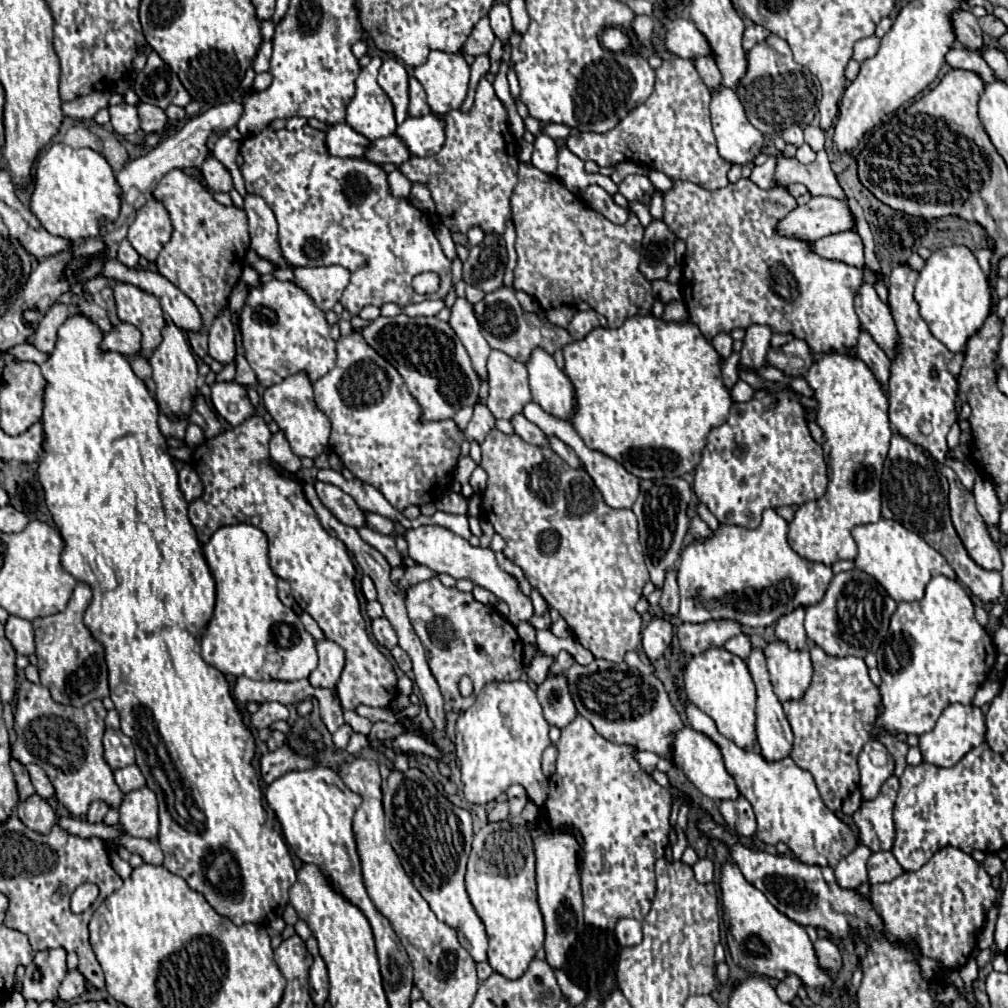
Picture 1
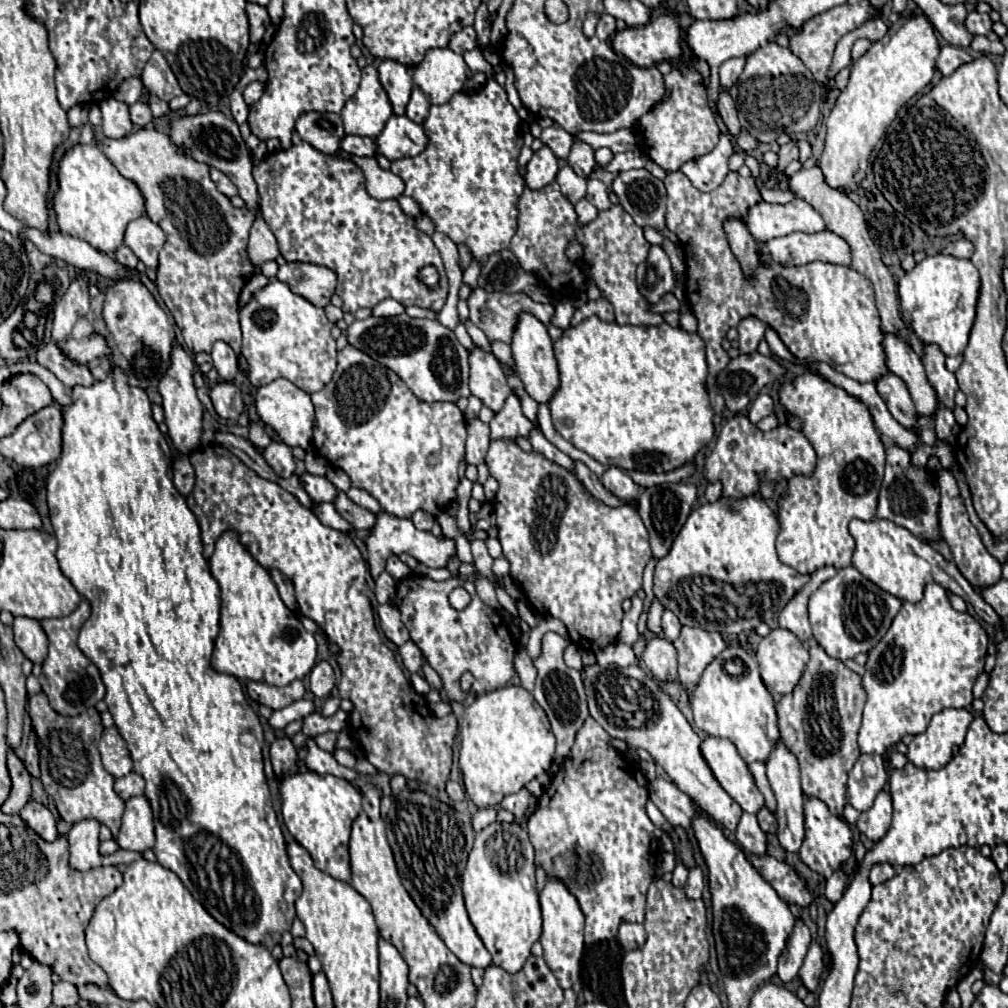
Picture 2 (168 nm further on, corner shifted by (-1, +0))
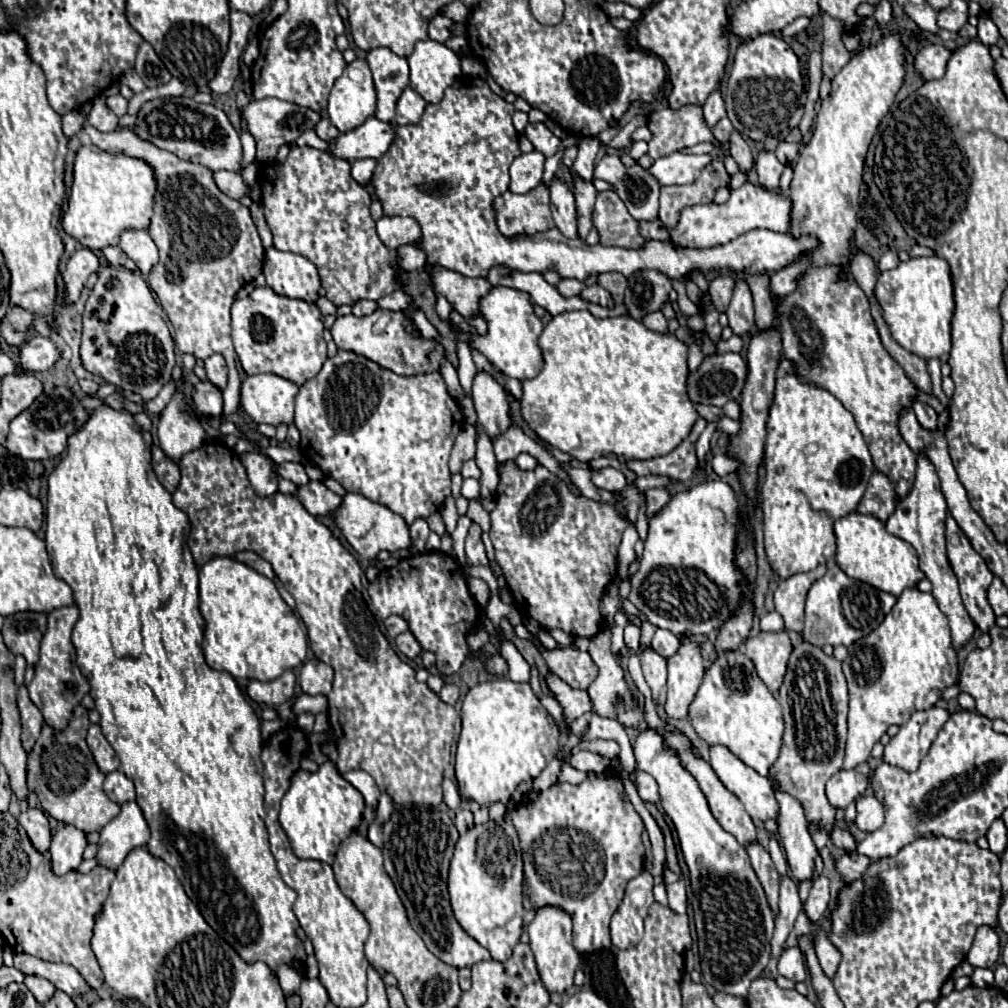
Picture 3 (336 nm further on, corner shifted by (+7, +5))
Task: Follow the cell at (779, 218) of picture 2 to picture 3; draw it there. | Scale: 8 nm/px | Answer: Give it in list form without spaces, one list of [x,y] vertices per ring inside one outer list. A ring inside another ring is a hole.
[[[745,182],[741,188],[731,190],[731,196],[725,204],[699,204],[687,206],[681,210],[679,222],[669,230],[669,238],[679,246],[689,248],[711,248],[735,240],[739,234],[745,234],[755,228],[767,228],[773,232],[787,232],[791,220],[791,200],[783,198],[779,192],[769,192],[765,188]]]

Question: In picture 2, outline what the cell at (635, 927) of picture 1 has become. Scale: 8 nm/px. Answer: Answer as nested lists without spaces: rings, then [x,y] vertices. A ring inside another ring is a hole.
[[[621,923],[617,939],[619,939],[621,947],[629,951],[629,949],[641,947],[647,939],[647,933],[645,933],[645,927],[639,923]]]

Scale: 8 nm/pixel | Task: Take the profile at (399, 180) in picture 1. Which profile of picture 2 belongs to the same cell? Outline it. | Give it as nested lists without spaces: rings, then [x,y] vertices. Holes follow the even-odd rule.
[[[339,151],[337,155],[355,161],[363,169],[365,179],[367,179],[367,191],[371,197],[375,197],[375,199],[397,199],[399,195],[403,195],[403,179],[399,179],[399,175],[395,175],[391,171],[381,169],[375,159],[355,157],[355,155],[347,155],[343,151]]]

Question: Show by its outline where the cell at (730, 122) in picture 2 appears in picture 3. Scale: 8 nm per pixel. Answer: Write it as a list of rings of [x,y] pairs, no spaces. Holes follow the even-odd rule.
[[[733,132],[733,134],[731,134],[729,144],[731,144],[729,154],[731,154],[731,156],[733,156],[733,160],[737,162],[739,172],[749,174],[749,172],[751,172],[751,168],[753,168],[753,162],[755,162],[755,160],[753,160],[753,154],[751,154],[751,150],[749,150],[747,142],[741,138],[741,134],[739,134],[739,132]]]

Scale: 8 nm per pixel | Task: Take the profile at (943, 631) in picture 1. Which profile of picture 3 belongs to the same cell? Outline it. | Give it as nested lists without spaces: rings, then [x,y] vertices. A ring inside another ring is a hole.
[[[917,588],[903,590],[903,594],[897,598],[897,604],[885,616],[879,628],[875,628],[867,638],[853,642],[847,650],[849,656],[843,660],[843,674],[849,686],[849,736],[843,770],[853,770],[871,756],[873,744],[885,734],[887,726],[903,726],[913,712],[935,706],[941,700],[941,692],[957,682],[959,668],[957,652],[951,644],[947,616],[939,610],[933,594],[919,592]]]

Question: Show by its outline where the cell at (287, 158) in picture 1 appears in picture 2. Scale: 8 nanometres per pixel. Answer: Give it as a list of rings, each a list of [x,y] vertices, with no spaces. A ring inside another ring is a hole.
[[[297,143],[289,149],[265,155],[257,165],[253,165],[253,177],[261,195],[261,213],[273,235],[277,237],[281,255],[291,263],[315,263],[329,267],[339,277],[339,297],[343,299],[343,311],[355,313],[361,307],[373,309],[379,301],[391,297],[401,305],[419,305],[433,309],[435,313],[447,301],[447,277],[439,249],[429,235],[415,227],[415,219],[399,207],[395,199],[379,201],[367,193],[365,175],[359,165],[349,159],[323,155],[309,143]],[[423,265],[435,265],[441,273],[441,291],[427,291],[419,279],[417,271]]]

